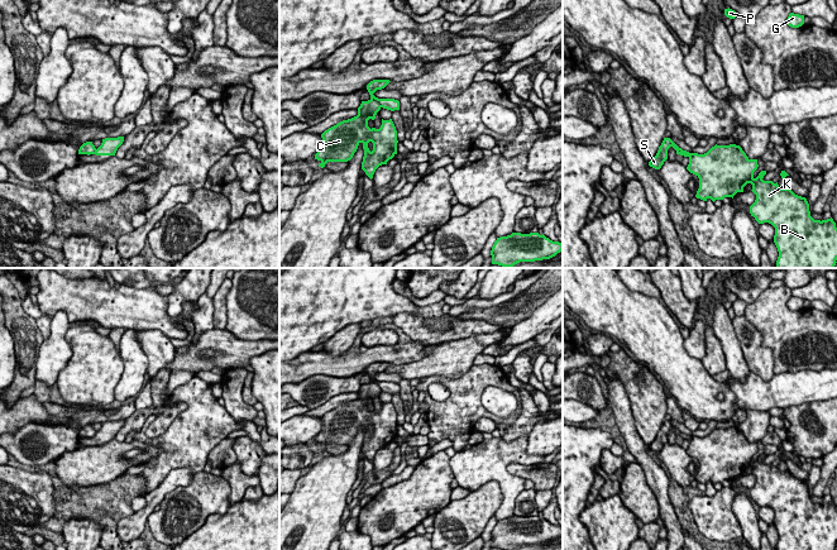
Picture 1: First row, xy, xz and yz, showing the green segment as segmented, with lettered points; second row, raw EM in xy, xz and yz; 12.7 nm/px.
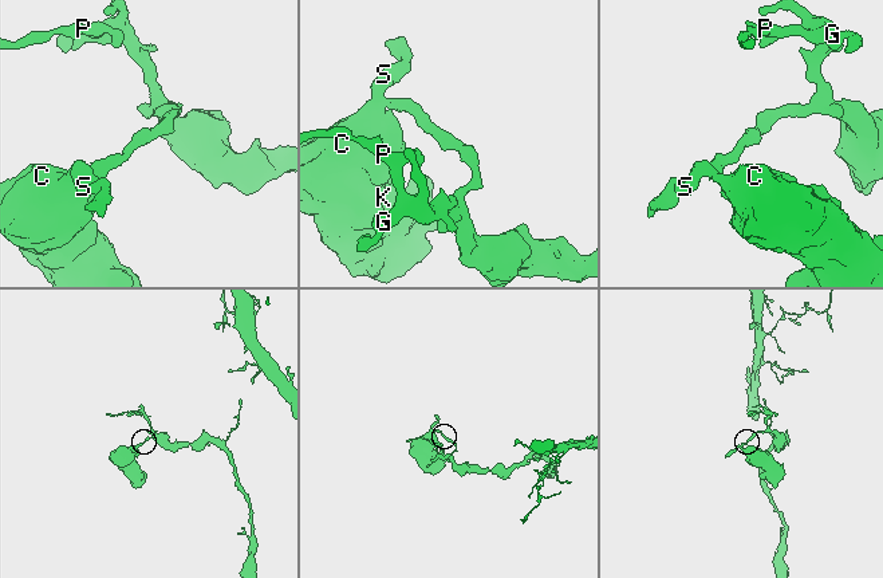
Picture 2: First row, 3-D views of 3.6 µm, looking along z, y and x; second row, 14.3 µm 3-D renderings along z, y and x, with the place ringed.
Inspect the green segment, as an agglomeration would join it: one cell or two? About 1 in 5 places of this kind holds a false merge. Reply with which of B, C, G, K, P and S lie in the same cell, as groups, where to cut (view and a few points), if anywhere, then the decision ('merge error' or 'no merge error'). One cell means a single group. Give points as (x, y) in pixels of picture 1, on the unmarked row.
B C K S / G P; cut in xz along (377, 382), (381, 390); merge error

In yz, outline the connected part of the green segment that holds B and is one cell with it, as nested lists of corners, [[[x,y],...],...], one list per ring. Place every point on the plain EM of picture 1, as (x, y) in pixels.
[[[664,421],[656,439],[649,445],[649,449],[660,453],[668,443],[668,432],[673,430],[684,440],[689,441],[687,453],[699,461],[699,472],[695,480],[703,484],[711,482],[723,483],[732,480],[737,475],[743,475],[747,467],[752,468],[752,475],[756,478],[755,486],[750,489],[750,497],[759,507],[769,506],[775,511],[774,526],[779,540],[776,550],[834,550],[837,544],[837,511],[833,502],[814,503],[810,499],[809,487],[805,480],[795,478],[789,470],[780,472],[778,465],[764,464],[766,454],[761,454],[755,461],[757,443],[750,443],[740,429],[714,429],[707,436],[689,436],[679,431],[670,421]]]

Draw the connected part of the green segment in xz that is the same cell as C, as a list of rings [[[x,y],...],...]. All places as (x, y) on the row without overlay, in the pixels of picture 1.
[[[389,363],[370,364],[367,368],[370,382],[362,384],[358,398],[338,406],[321,417],[324,425],[315,437],[315,443],[321,445],[319,450],[324,451],[327,445],[350,444],[362,426],[364,432],[362,453],[372,463],[376,453],[397,437],[397,413],[392,402],[382,402],[379,412],[368,410],[368,403],[374,403],[381,393],[378,381],[373,377],[389,365]]]

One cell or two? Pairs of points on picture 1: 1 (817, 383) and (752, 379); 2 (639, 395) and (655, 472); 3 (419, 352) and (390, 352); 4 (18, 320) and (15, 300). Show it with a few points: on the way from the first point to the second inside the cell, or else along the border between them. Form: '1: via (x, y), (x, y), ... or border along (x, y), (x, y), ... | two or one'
1: via (800, 387), (769, 387) | one
2: border along (634, 416), (636, 431), (645, 445) | two
3: via (411, 352), (397, 352) | one
4: via (15, 315), (15, 305) | one

